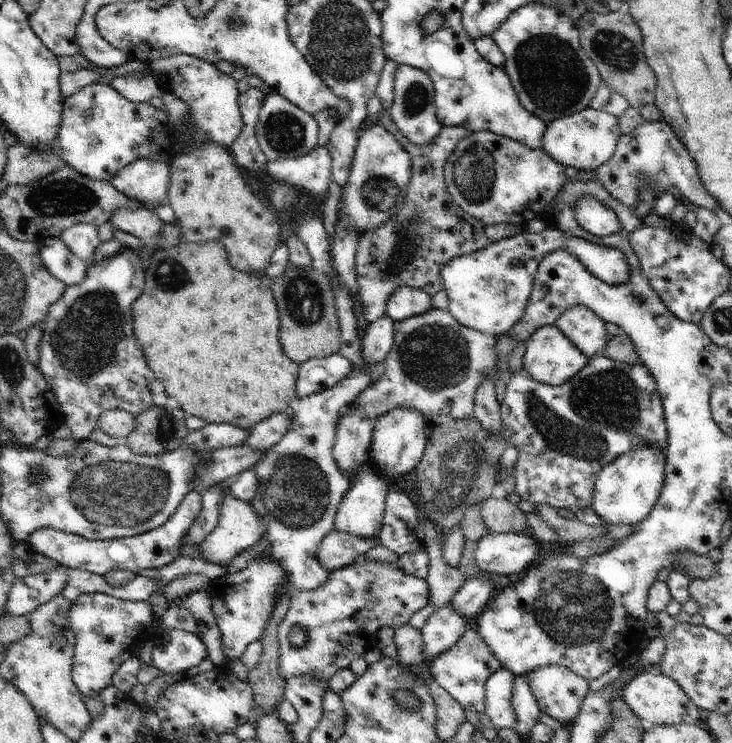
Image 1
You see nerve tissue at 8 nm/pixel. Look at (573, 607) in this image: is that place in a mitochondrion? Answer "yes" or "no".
yes

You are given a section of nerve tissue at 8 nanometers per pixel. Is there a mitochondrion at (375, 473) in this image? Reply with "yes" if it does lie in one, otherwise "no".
no

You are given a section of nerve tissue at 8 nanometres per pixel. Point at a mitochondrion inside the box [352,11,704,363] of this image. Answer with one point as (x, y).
(553, 74)

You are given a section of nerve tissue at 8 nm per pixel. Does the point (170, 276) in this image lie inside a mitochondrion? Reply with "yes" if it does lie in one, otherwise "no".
yes

